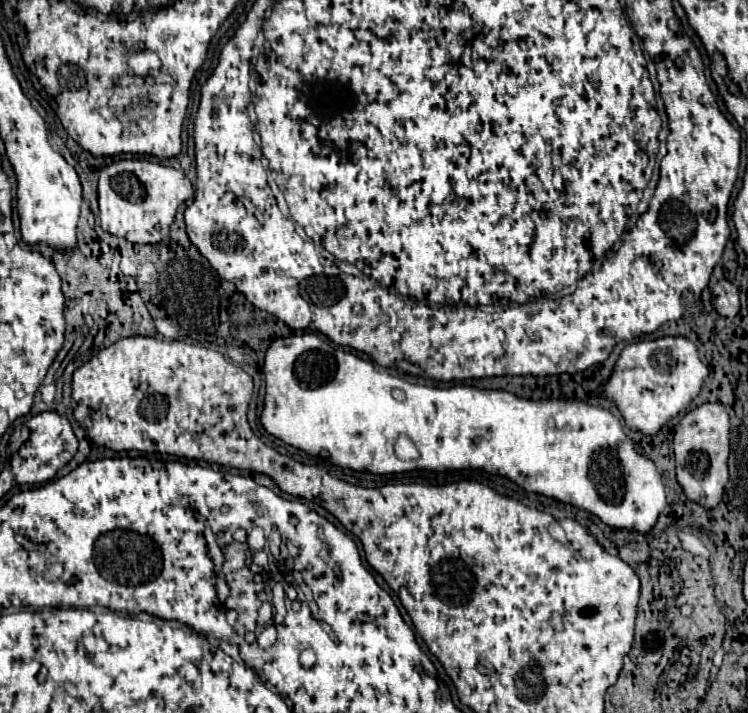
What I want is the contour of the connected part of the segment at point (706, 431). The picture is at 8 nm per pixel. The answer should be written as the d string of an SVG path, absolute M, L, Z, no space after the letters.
M705 402L691 412L687 412L679 426L675 428L673 450L677 464L677 480L685 490L687 498L703 504L705 508L715 508L723 496L727 484L727 458L729 458L729 412L721 402Z

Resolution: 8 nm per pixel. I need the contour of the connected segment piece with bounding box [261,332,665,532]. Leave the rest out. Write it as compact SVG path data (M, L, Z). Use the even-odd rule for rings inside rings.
M315 332L275 340L265 354L263 370L267 384L261 412L263 428L311 456L327 450L329 462L341 468L367 470L373 474L479 468L507 476L527 492L537 492L593 512L609 526L637 532L649 532L665 508L665 486L655 464L627 438L617 416L607 408L587 404L579 398L529 400L511 392L479 390L473 386L419 386L375 366L371 360L329 344ZM399 434L407 434L413 440L421 454L419 460L399 460L395 456L393 444Z

